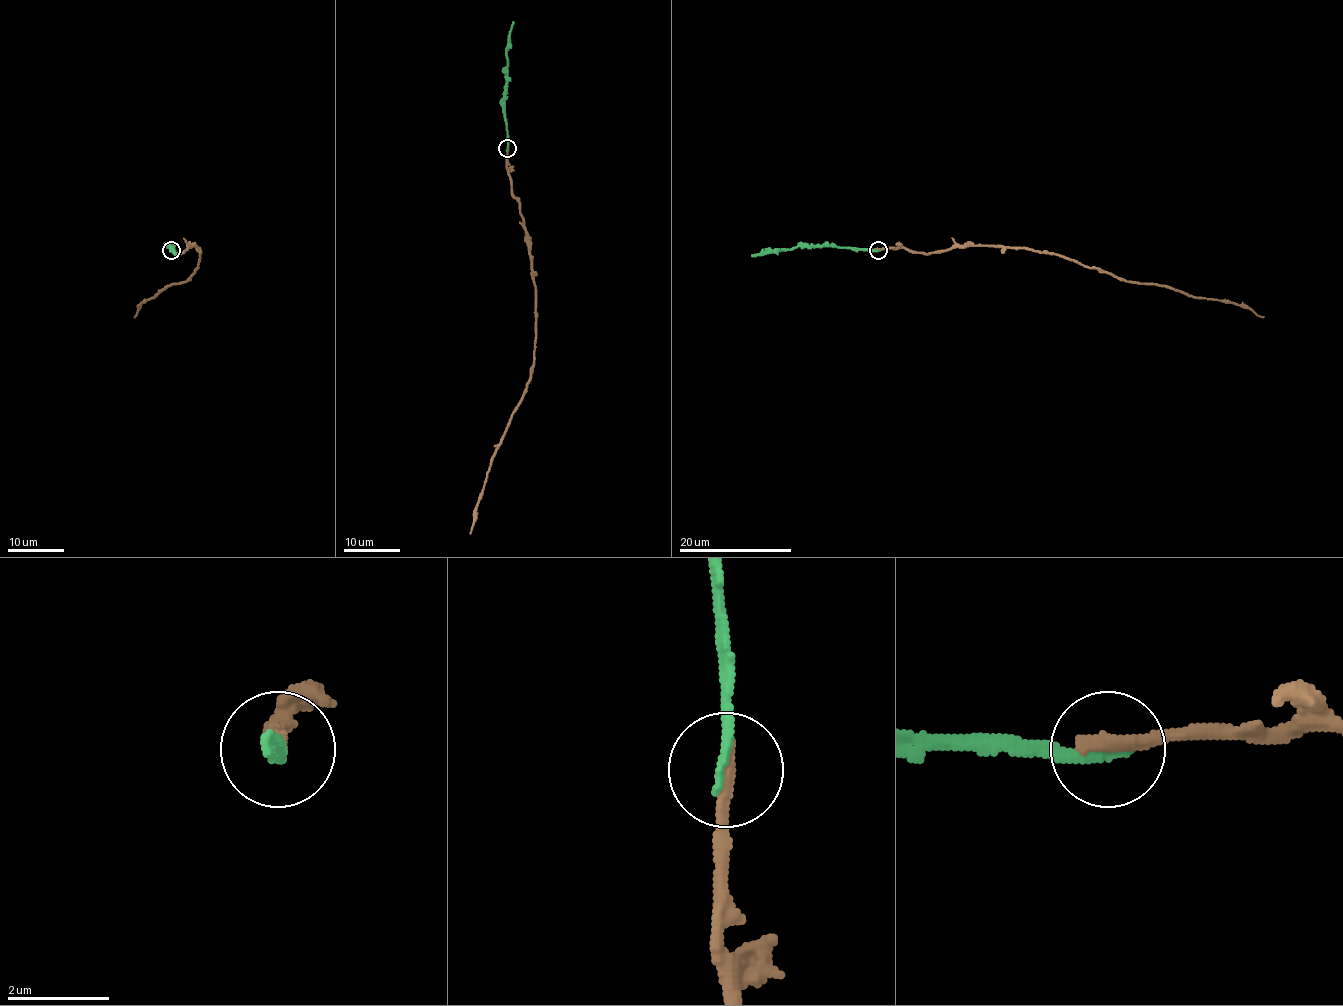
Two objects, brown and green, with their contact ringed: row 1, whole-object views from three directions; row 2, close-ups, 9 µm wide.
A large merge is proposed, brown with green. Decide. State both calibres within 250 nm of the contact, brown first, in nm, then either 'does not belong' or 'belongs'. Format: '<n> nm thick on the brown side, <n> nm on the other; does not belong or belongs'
320 nm thick on the brown side, 240 nm on the other; does not belong

